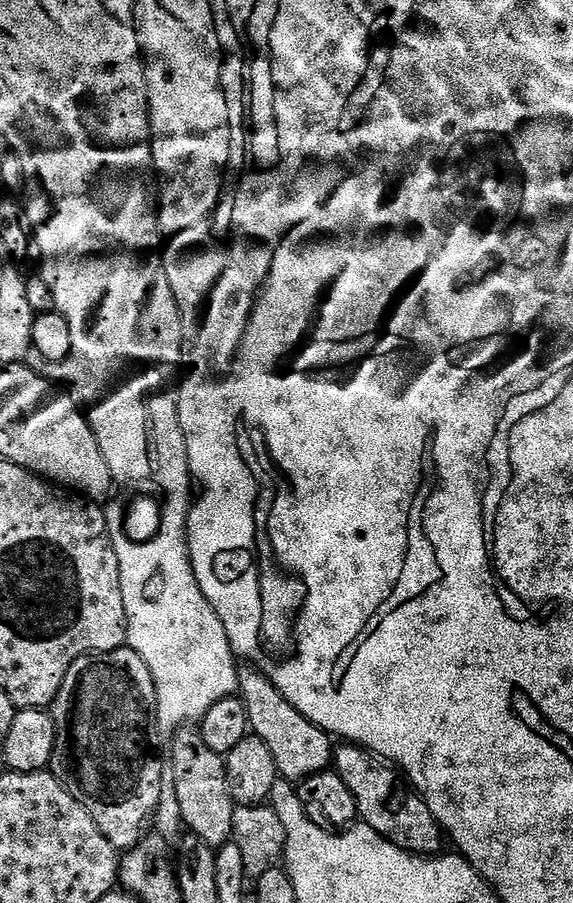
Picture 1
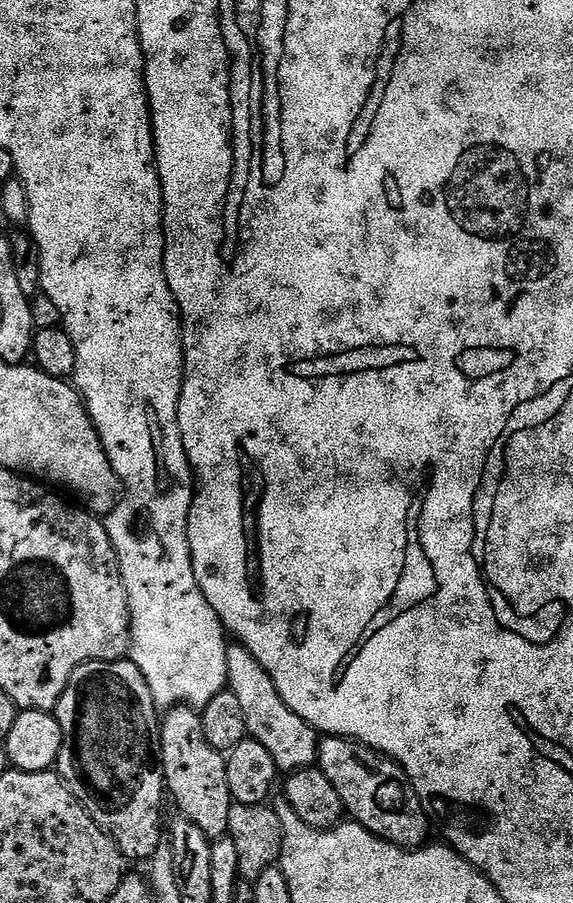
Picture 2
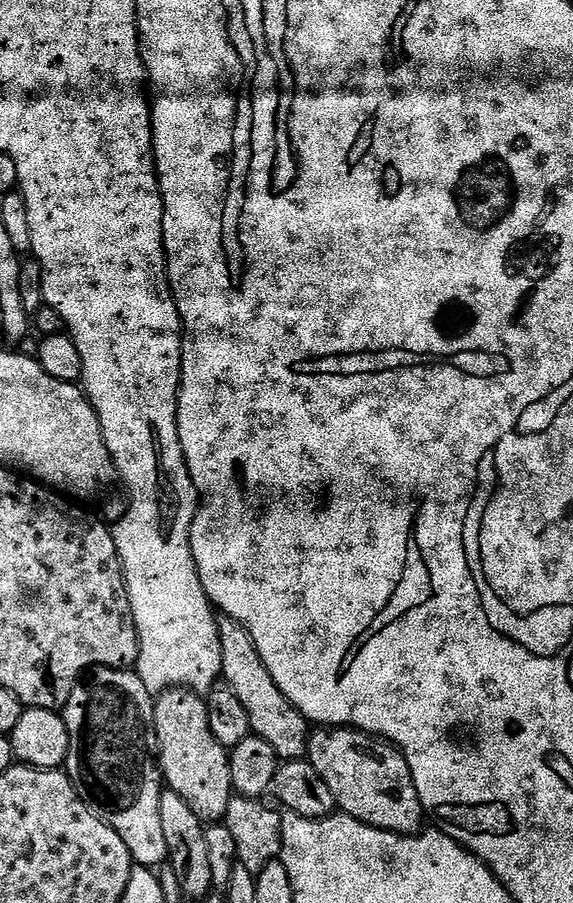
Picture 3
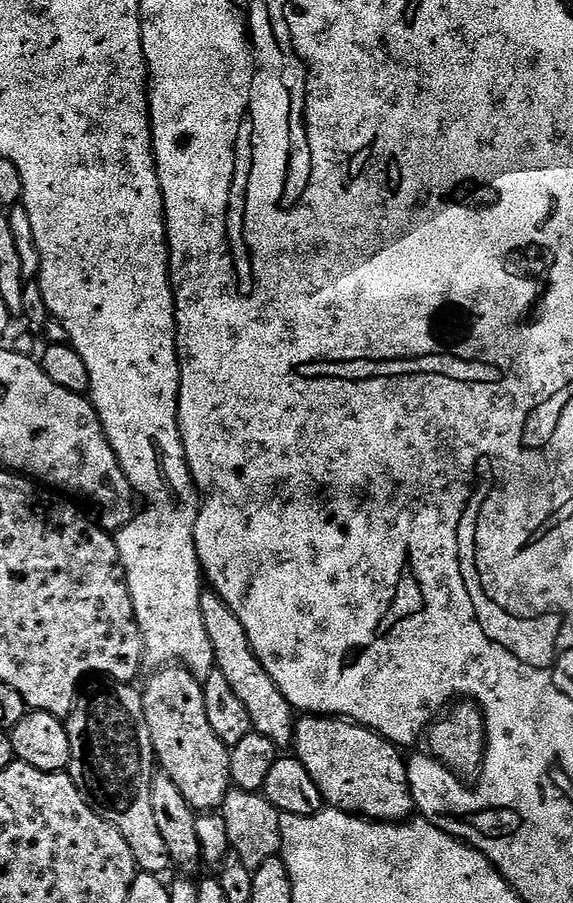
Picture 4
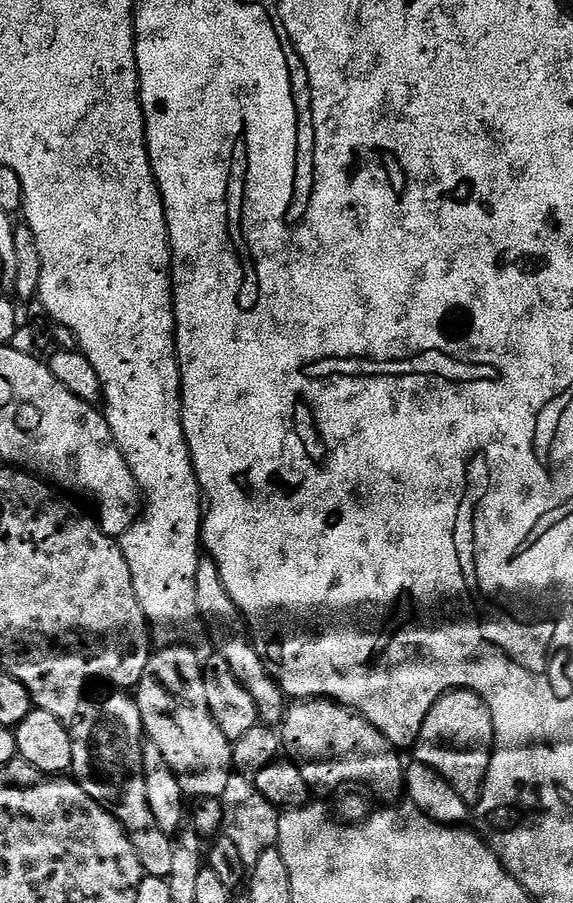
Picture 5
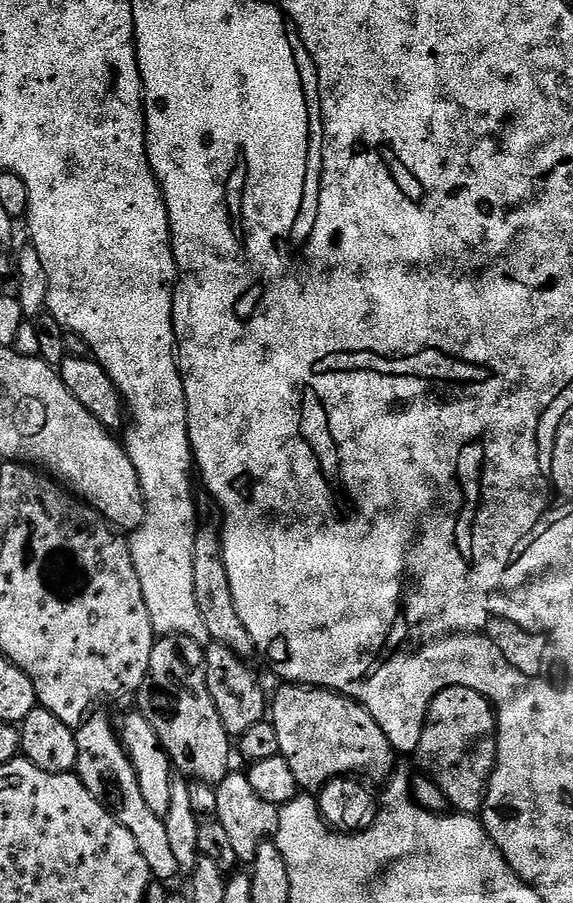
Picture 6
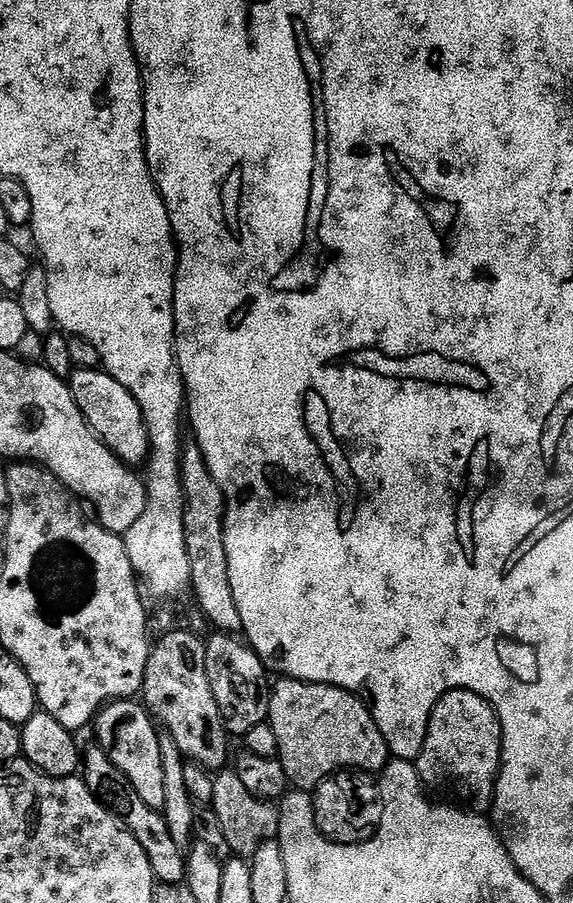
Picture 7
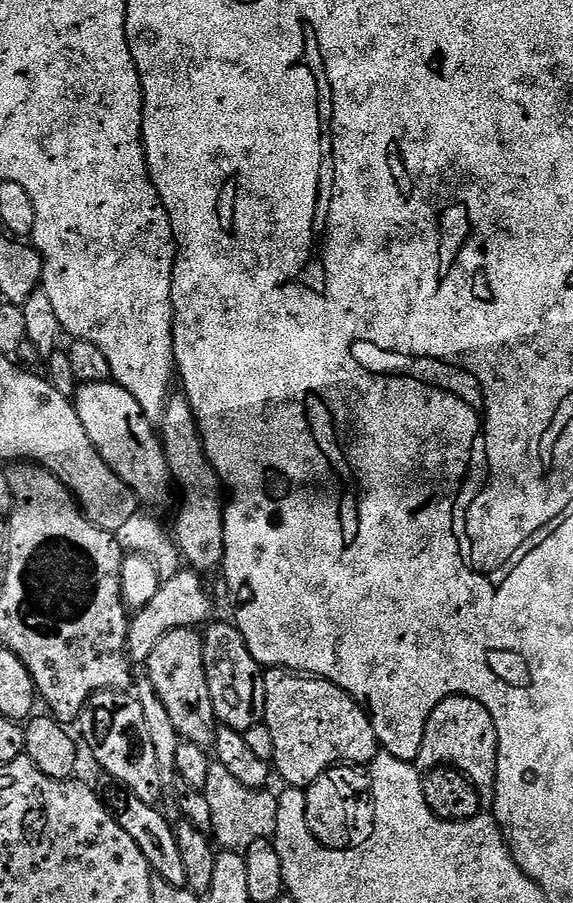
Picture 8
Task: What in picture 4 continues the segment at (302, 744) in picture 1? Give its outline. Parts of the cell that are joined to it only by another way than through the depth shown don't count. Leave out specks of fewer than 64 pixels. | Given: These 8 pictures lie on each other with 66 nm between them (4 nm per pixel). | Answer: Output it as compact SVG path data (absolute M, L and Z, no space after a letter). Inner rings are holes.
M204 590L200 593L200 605L202 622L206 622L206 634L210 634L210 642L214 646L215 671L225 675L238 698L245 703L246 710L250 713L252 731L262 734L262 738L270 738L277 749L287 749L284 747L287 744L289 747L296 738L297 709L293 708L286 694L278 690L278 682L270 678L266 666L262 666L258 654L254 654L250 638L246 634L246 626L238 622L238 614L230 610L228 603L217 592Z

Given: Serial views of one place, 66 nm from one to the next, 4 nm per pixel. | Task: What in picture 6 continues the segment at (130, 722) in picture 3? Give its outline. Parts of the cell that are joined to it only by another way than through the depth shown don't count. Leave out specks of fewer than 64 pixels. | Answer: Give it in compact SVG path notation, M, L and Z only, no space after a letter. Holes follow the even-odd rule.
M92 714L75 729L78 758L75 773L81 782L102 802L102 806L119 824L126 826L130 834L134 834L134 842L138 842L138 850L142 850L142 858L146 858L146 866L150 866L153 877L160 882L169 882L176 875L181 875L178 858L170 847L164 817L154 814L150 806L146 806L142 798L142 786L138 786L138 774L134 774L132 760L124 753L120 744L117 729L104 716Z

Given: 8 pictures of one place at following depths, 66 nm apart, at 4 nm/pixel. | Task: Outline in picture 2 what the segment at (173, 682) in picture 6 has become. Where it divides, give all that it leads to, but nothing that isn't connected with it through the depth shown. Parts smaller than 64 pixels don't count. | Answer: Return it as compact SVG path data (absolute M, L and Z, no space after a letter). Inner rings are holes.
M177 706L163 713L160 726L160 764L164 767L167 795L171 803L172 800L176 803L176 808L180 811L177 813L183 819L194 822L194 826L198 826L198 830L202 830L202 834L206 834L211 841L228 835L230 810L234 801L230 794L230 782L226 782L226 756L214 746L210 746L210 742L206 742L206 730L202 730L202 718L197 709Z

